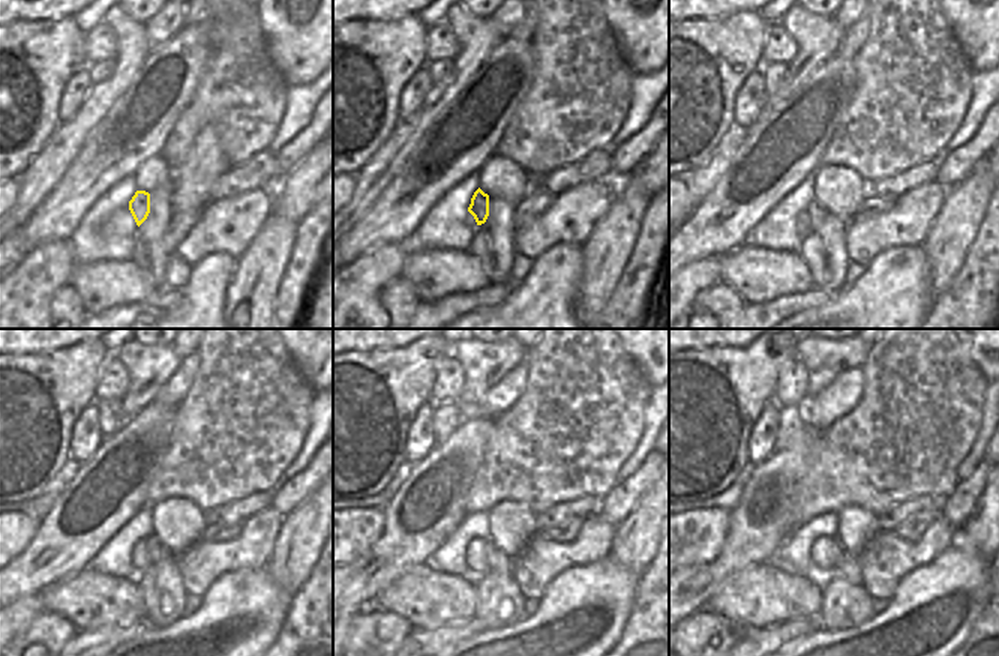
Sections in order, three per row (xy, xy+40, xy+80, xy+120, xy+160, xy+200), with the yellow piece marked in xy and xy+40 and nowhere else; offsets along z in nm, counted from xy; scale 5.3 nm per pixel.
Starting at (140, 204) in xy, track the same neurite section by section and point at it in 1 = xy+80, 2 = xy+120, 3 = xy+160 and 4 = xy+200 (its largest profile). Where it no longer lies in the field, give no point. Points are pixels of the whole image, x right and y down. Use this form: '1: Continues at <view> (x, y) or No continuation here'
1: Continues at xy+80 (816, 212)
2: Continues at xy+120 (156, 553)
3: Continues at xy+160 (498, 562)
4: Continues at xy+200 (846, 566).

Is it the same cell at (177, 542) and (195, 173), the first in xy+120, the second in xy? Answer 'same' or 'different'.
different

